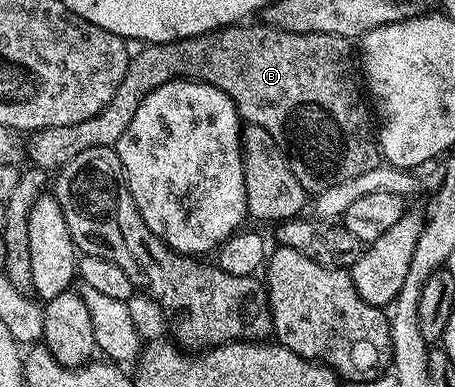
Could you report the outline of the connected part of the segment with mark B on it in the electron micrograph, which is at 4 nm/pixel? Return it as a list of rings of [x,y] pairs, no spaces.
[[[227,27],[221,31],[201,33],[198,37],[185,37],[179,41],[143,44],[139,48],[142,50],[131,56],[128,71],[109,108],[92,119],[86,119],[84,123],[35,129],[27,136],[30,137],[26,141],[29,164],[36,169],[57,171],[63,169],[72,159],[76,159],[80,151],[88,151],[88,147],[117,146],[120,135],[124,135],[128,123],[132,123],[132,115],[136,115],[136,107],[140,107],[142,100],[152,91],[156,91],[156,87],[179,79],[206,81],[226,92],[234,100],[243,122],[250,124],[251,121],[252,124],[259,125],[266,132],[263,134],[279,145],[290,158],[290,166],[296,179],[307,191],[321,191],[334,184],[345,183],[348,179],[372,171],[380,164],[376,125],[375,122],[374,125],[370,122],[372,109],[360,84],[356,53],[355,50],[354,53],[350,50],[351,38],[327,33],[289,33],[281,27],[236,28],[240,27]]]

